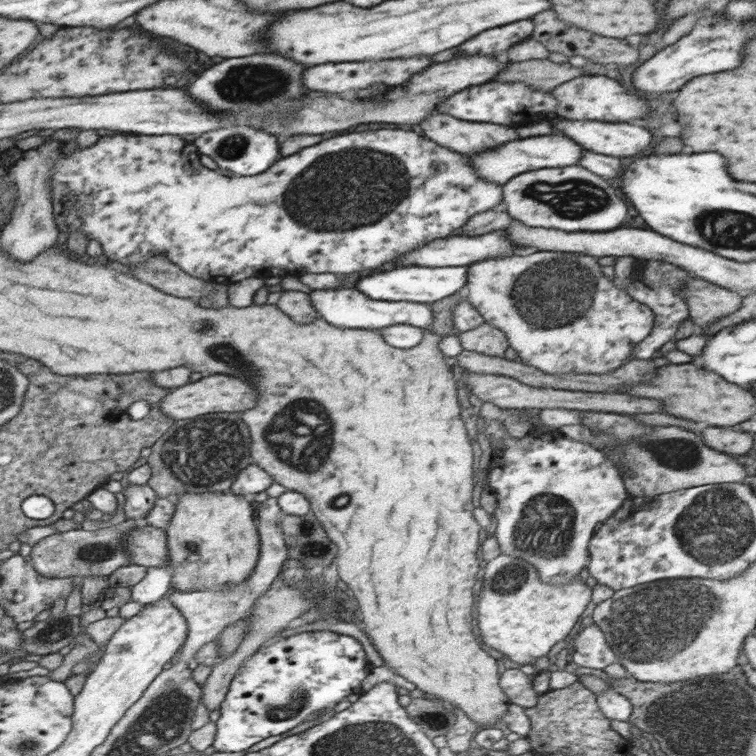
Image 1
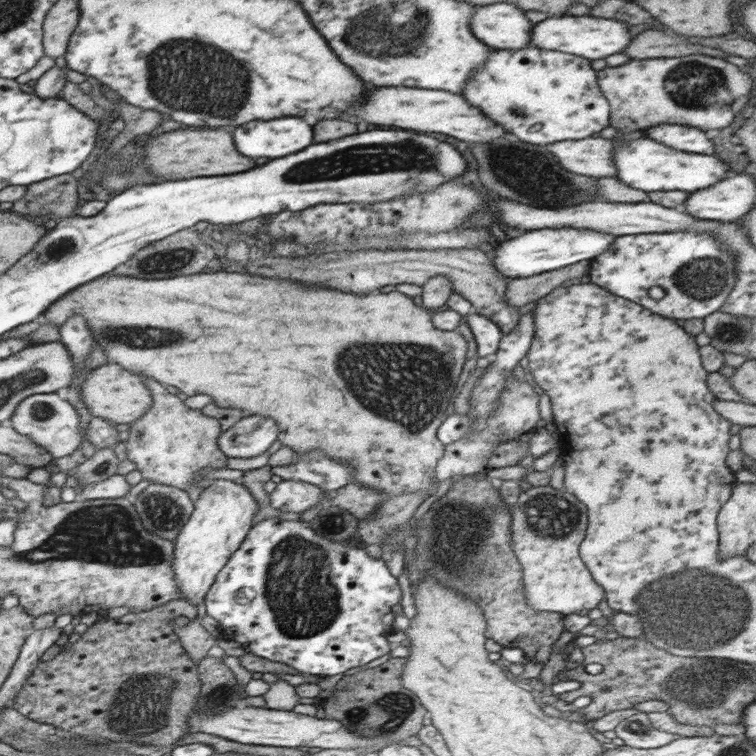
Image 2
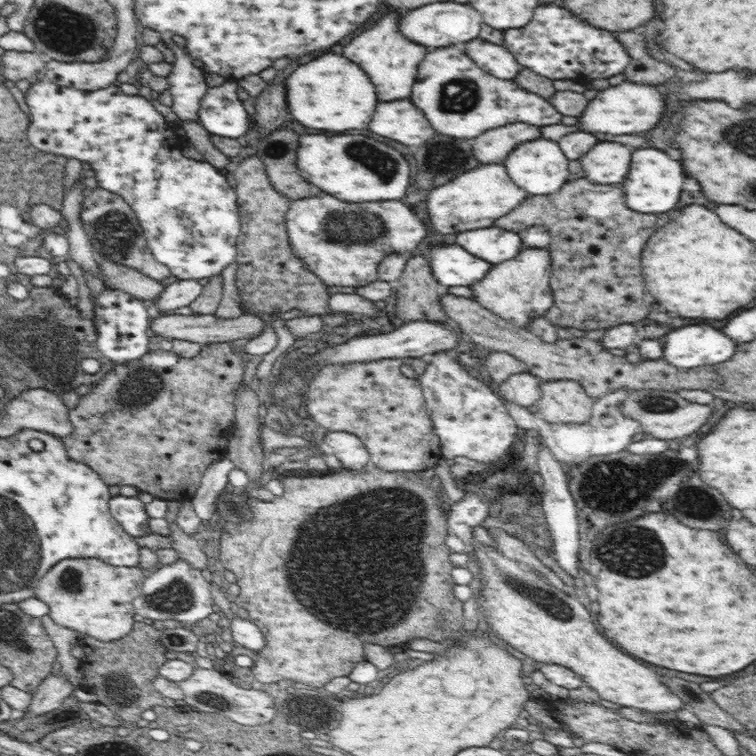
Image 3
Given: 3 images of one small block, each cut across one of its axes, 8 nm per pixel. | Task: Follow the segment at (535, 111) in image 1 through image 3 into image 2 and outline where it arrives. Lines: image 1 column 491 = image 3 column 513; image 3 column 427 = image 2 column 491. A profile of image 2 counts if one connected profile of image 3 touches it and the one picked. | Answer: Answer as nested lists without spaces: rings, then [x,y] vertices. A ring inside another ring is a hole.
[[[494,49],[486,64],[470,76],[462,95],[522,142],[582,140],[610,126],[610,105],[598,86],[596,72],[590,59],[557,50]]]

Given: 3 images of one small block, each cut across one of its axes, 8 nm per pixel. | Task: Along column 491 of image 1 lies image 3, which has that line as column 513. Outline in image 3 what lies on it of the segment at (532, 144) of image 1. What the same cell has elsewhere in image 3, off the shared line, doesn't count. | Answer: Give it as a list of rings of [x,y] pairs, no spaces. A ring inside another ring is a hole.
[[[544,137],[516,146],[510,152],[510,156],[506,158],[504,166],[512,181],[516,183],[516,186],[524,190],[529,196],[556,193],[563,184],[568,182],[568,176],[571,173],[568,170],[568,157],[566,157],[562,149],[556,144],[556,141],[544,139]]]

